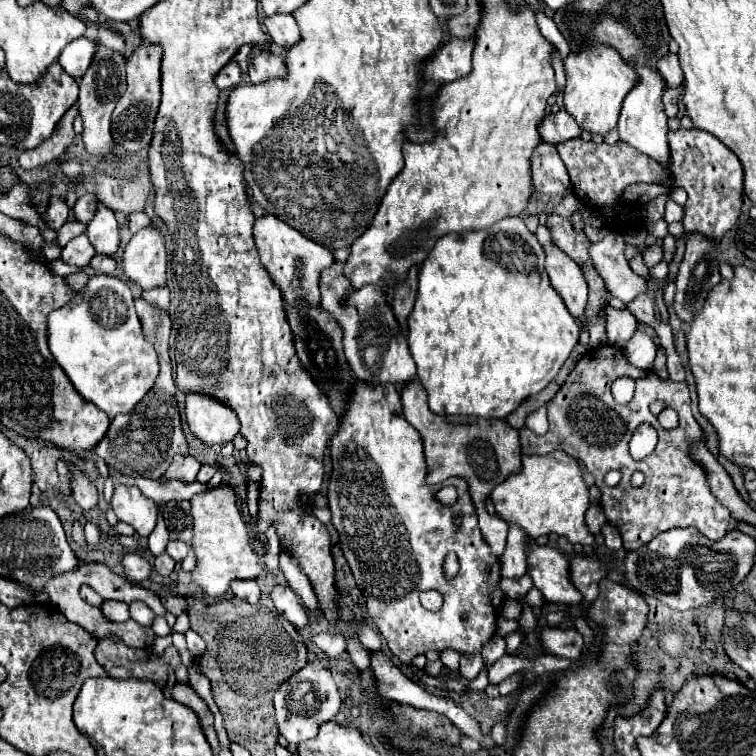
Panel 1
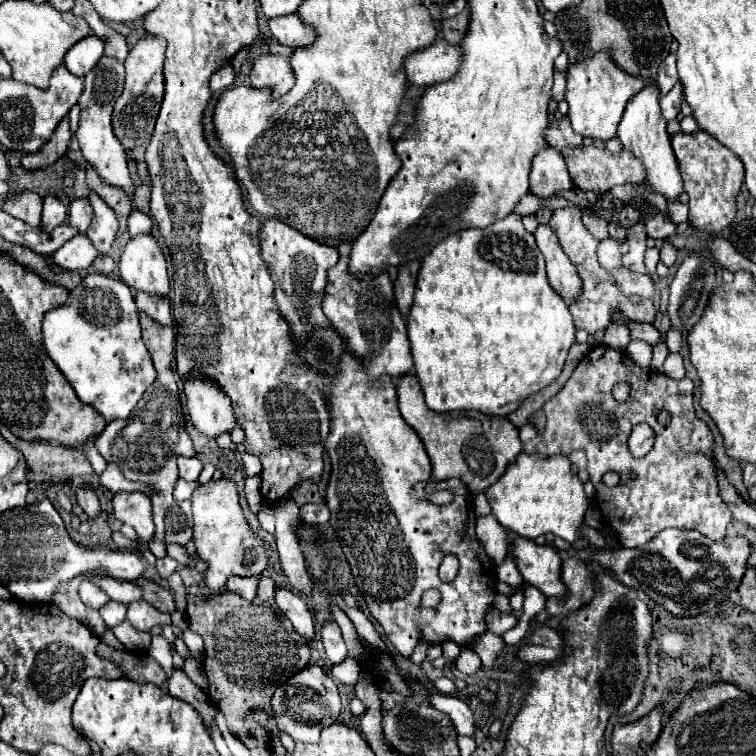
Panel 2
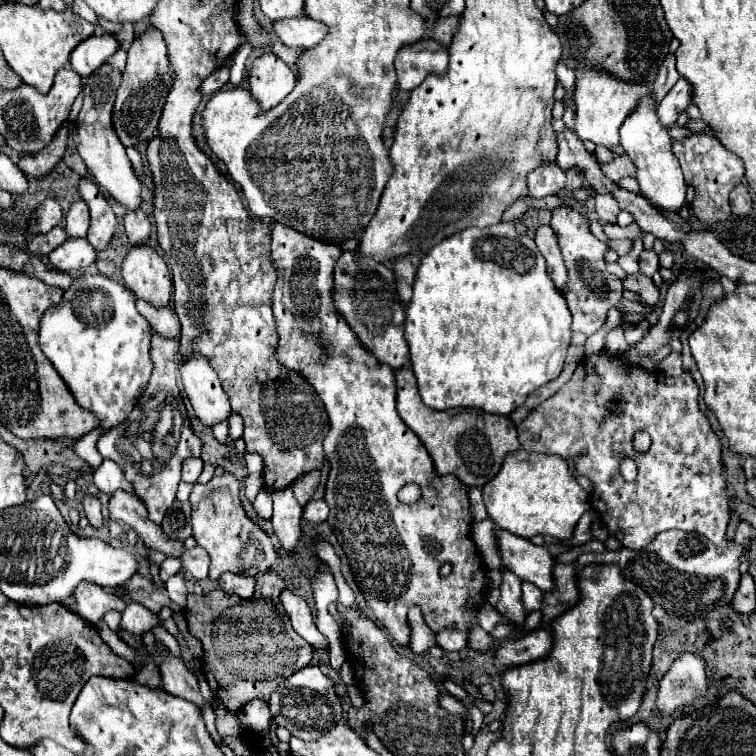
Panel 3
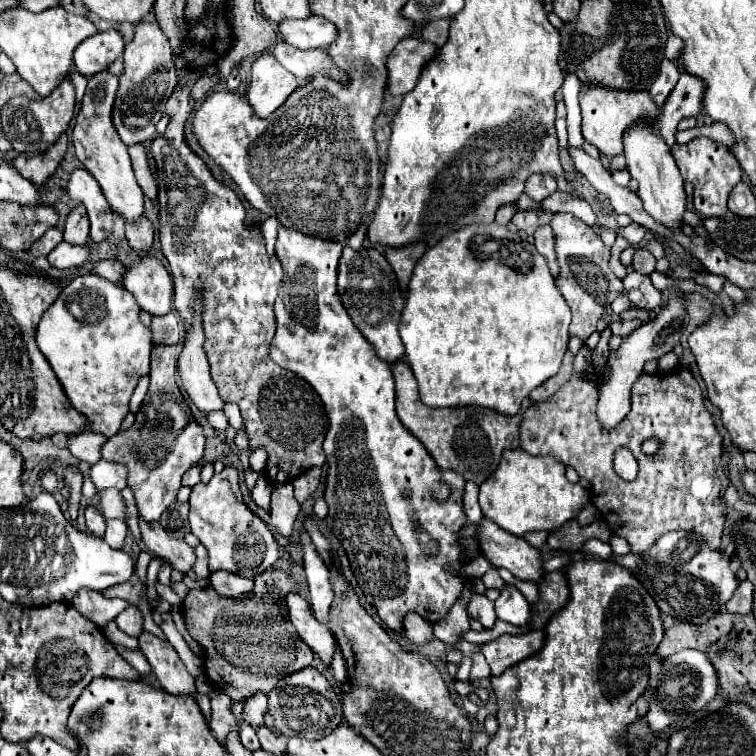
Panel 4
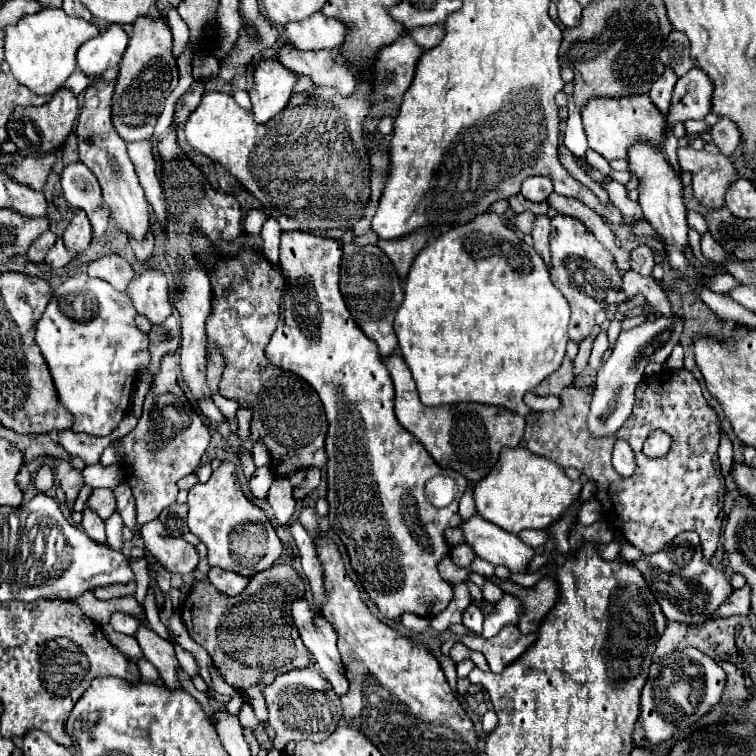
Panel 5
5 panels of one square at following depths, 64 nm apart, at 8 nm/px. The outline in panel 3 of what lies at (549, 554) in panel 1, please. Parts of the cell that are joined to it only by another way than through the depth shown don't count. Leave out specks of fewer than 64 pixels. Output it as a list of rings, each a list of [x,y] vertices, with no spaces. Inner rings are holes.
[[[498,530],[498,546],[504,568],[512,568],[520,580],[532,582],[542,592],[554,590],[552,570],[556,562],[544,546],[536,546],[528,538],[504,530]]]

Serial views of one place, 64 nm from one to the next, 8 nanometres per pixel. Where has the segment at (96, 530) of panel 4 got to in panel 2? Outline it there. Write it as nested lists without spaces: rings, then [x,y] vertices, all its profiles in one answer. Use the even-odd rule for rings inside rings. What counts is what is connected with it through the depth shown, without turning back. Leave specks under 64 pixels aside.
[[[76,488],[76,500],[78,500],[78,506],[90,516],[90,518],[96,518],[98,516],[98,510],[100,510],[100,500],[96,496],[96,492],[92,488]]]

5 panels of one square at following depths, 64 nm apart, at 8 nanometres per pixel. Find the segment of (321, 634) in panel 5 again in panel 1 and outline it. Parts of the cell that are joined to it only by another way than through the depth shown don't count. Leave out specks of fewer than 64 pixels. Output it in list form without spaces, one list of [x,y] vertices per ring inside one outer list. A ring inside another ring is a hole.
[[[276,584],[270,592],[270,598],[276,606],[276,610],[286,616],[296,628],[306,628],[308,618],[306,618],[306,608],[300,604],[300,598],[290,590],[286,584]]]

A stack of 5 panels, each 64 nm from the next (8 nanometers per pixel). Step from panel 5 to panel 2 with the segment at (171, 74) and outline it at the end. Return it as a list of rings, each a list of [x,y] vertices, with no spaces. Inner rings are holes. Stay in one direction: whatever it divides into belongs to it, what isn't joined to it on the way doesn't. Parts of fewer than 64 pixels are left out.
[[[144,36],[128,54],[126,58],[126,84],[122,96],[116,100],[114,114],[112,114],[112,126],[114,126],[114,136],[120,140],[124,150],[134,150],[134,148],[144,148],[152,136],[156,116],[160,112],[160,100],[164,96],[164,72],[162,72],[162,62],[164,62],[164,52],[166,44],[160,38]]]

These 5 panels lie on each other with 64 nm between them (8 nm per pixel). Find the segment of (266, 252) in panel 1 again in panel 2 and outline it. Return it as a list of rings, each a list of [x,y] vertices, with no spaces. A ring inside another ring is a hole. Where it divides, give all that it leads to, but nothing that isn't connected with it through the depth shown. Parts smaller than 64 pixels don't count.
[[[266,220],[260,228],[260,250],[262,260],[268,264],[270,276],[276,284],[276,302],[278,310],[286,318],[290,326],[290,334],[296,340],[296,350],[300,346],[300,340],[304,340],[304,324],[320,324],[320,326],[332,326],[330,320],[324,316],[320,304],[324,296],[324,280],[326,270],[332,268],[332,264],[338,262],[338,250],[318,244],[316,240],[310,240],[308,236],[300,234],[298,230],[278,222],[278,220]]]

